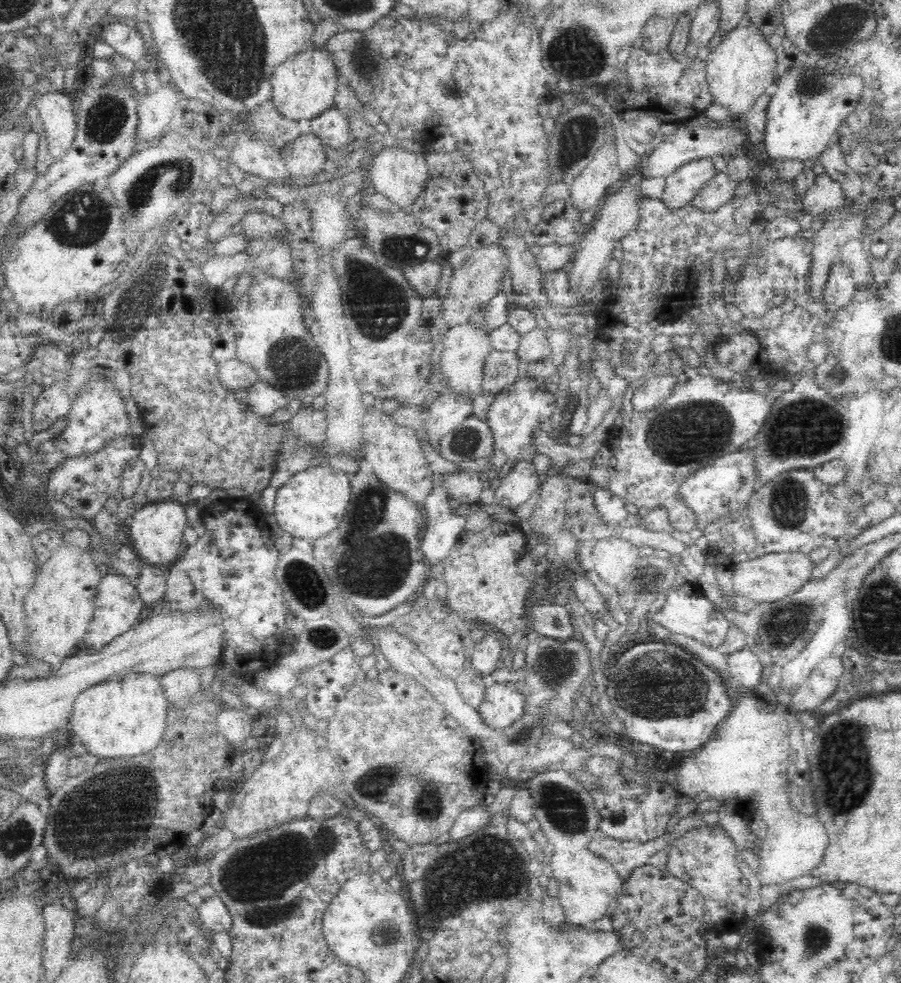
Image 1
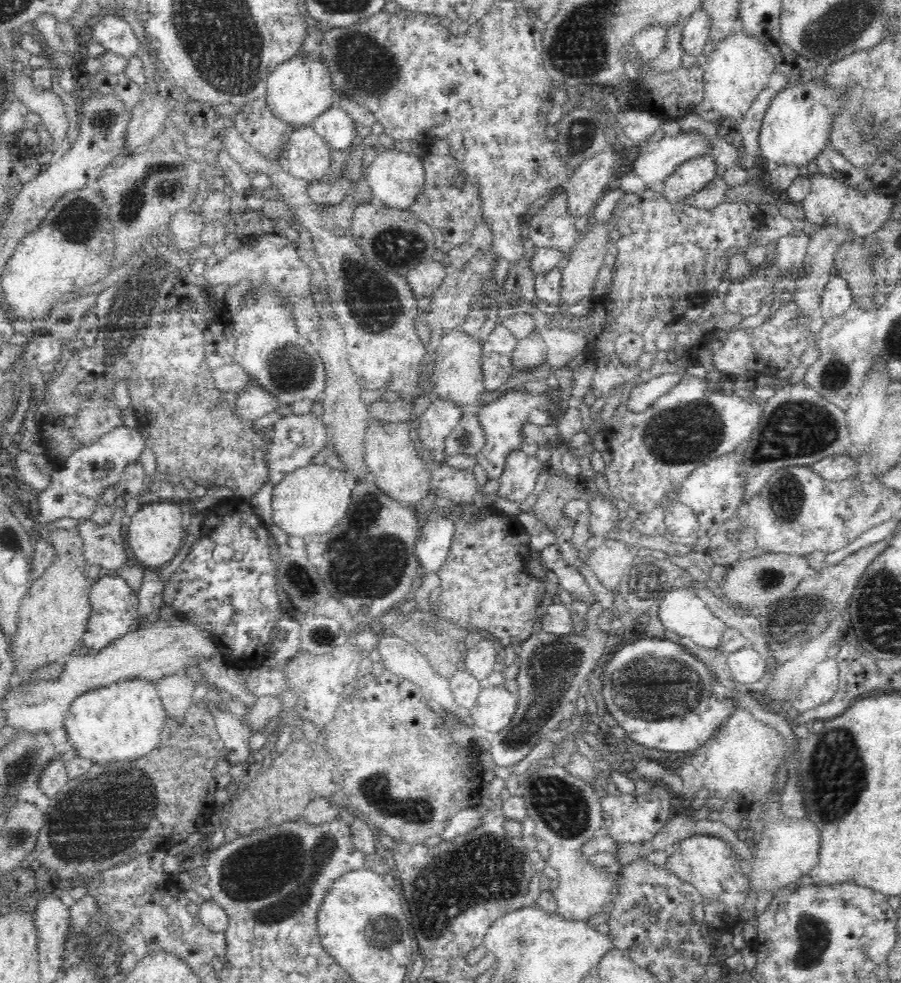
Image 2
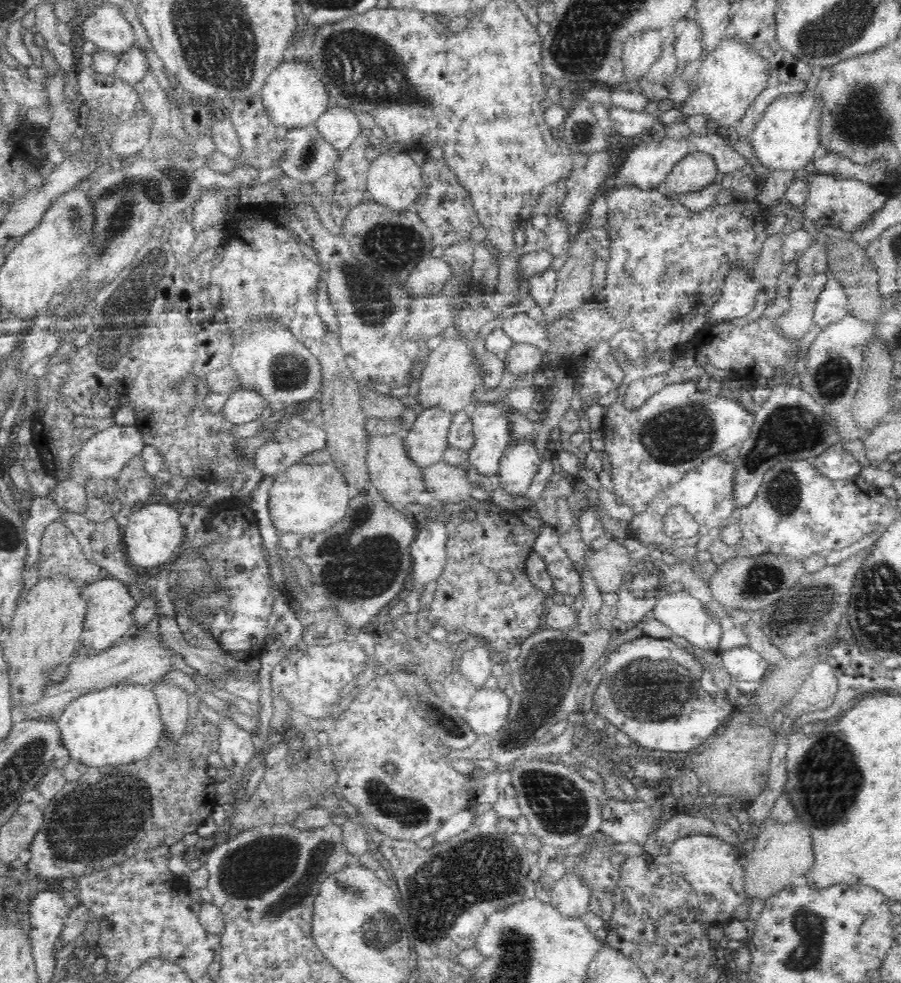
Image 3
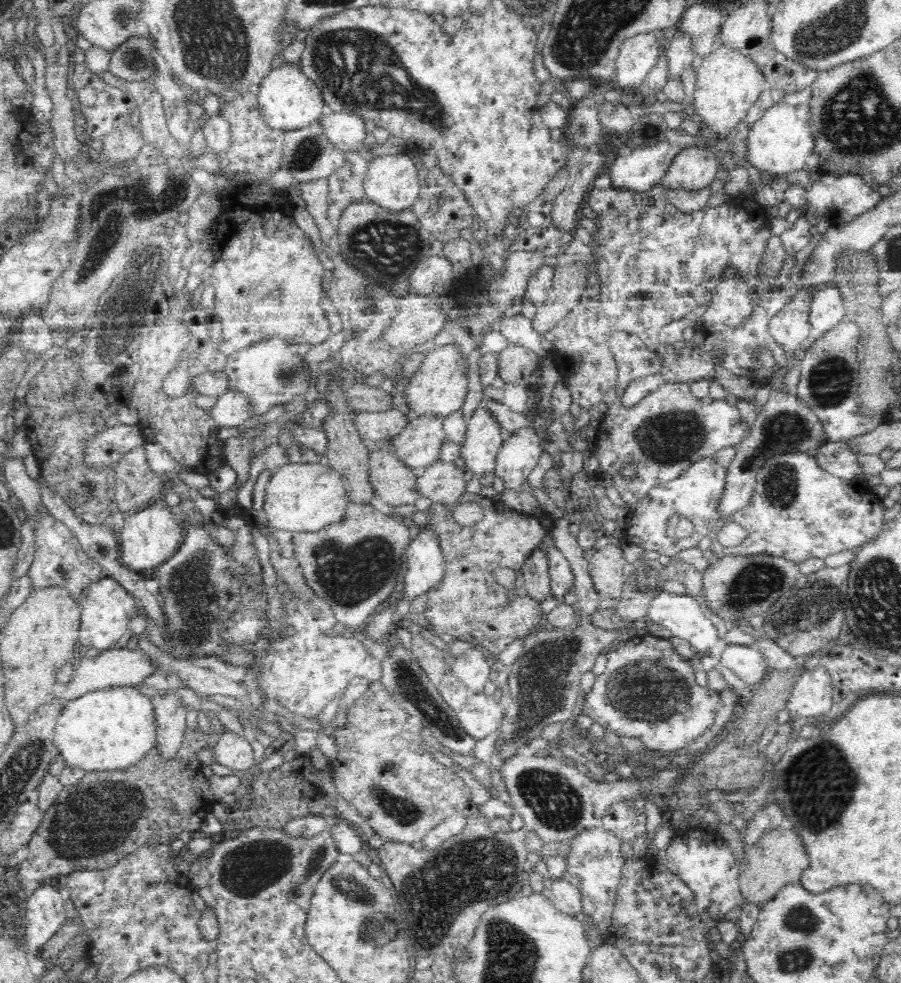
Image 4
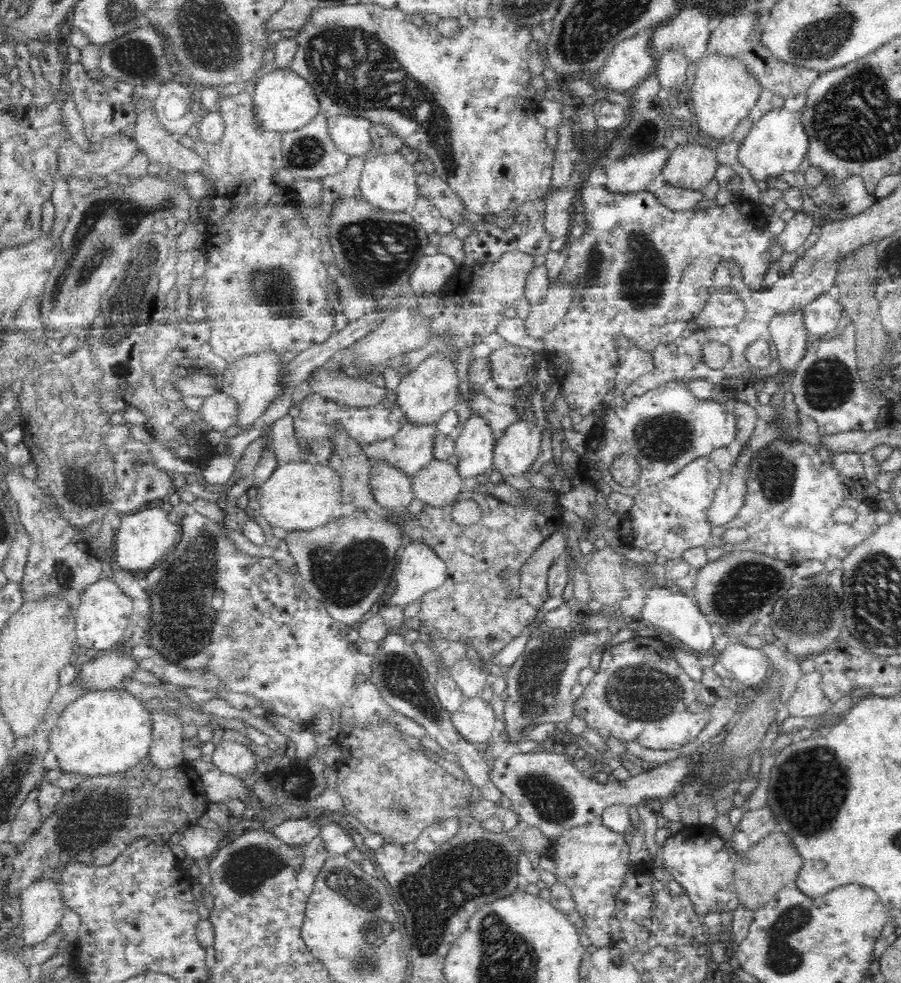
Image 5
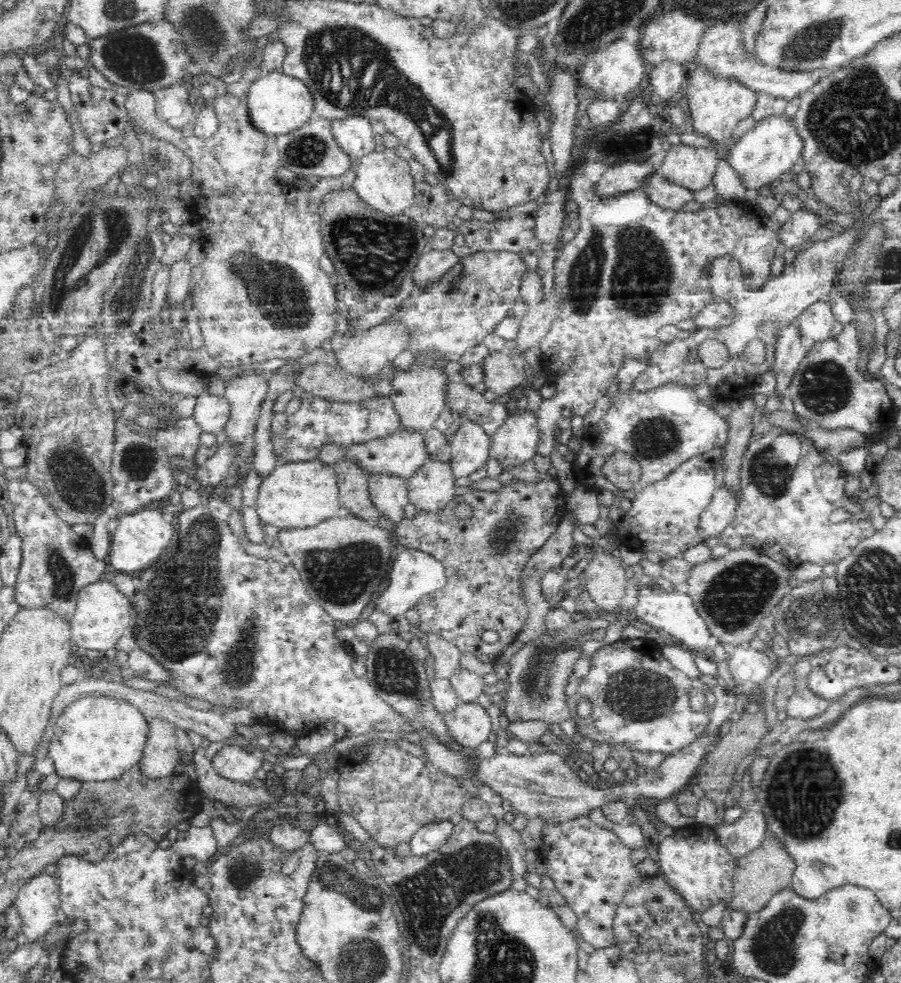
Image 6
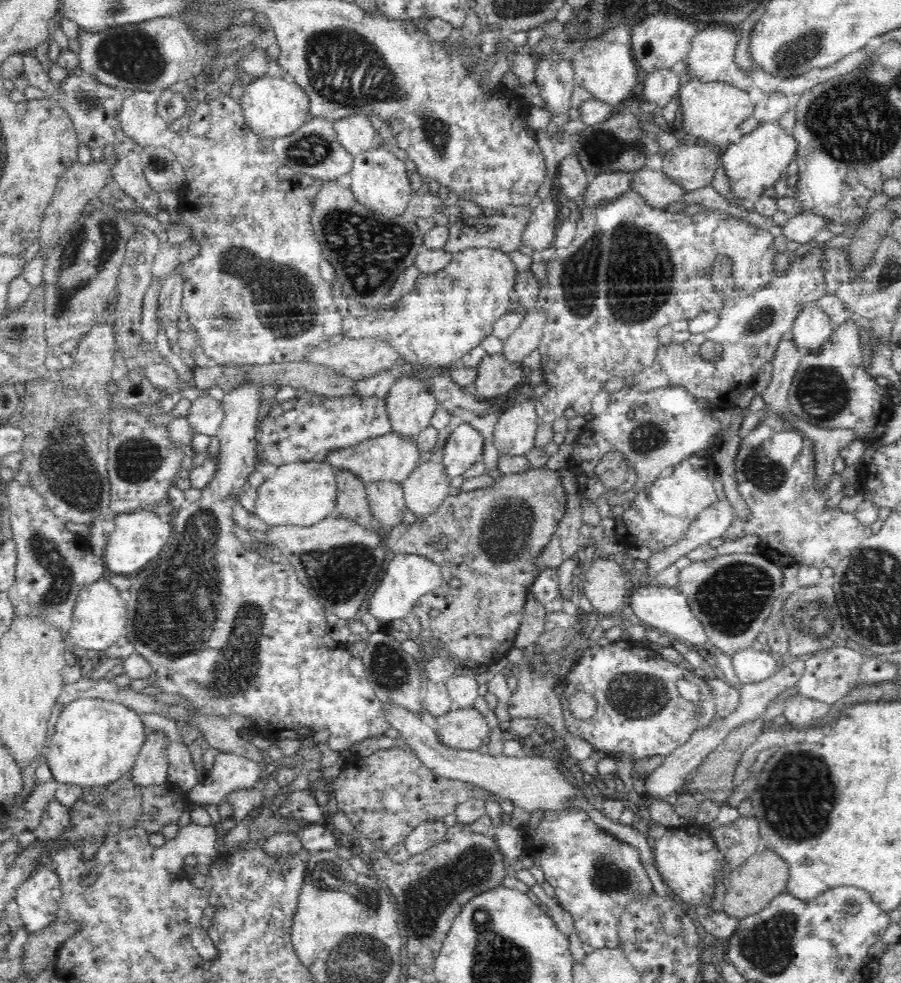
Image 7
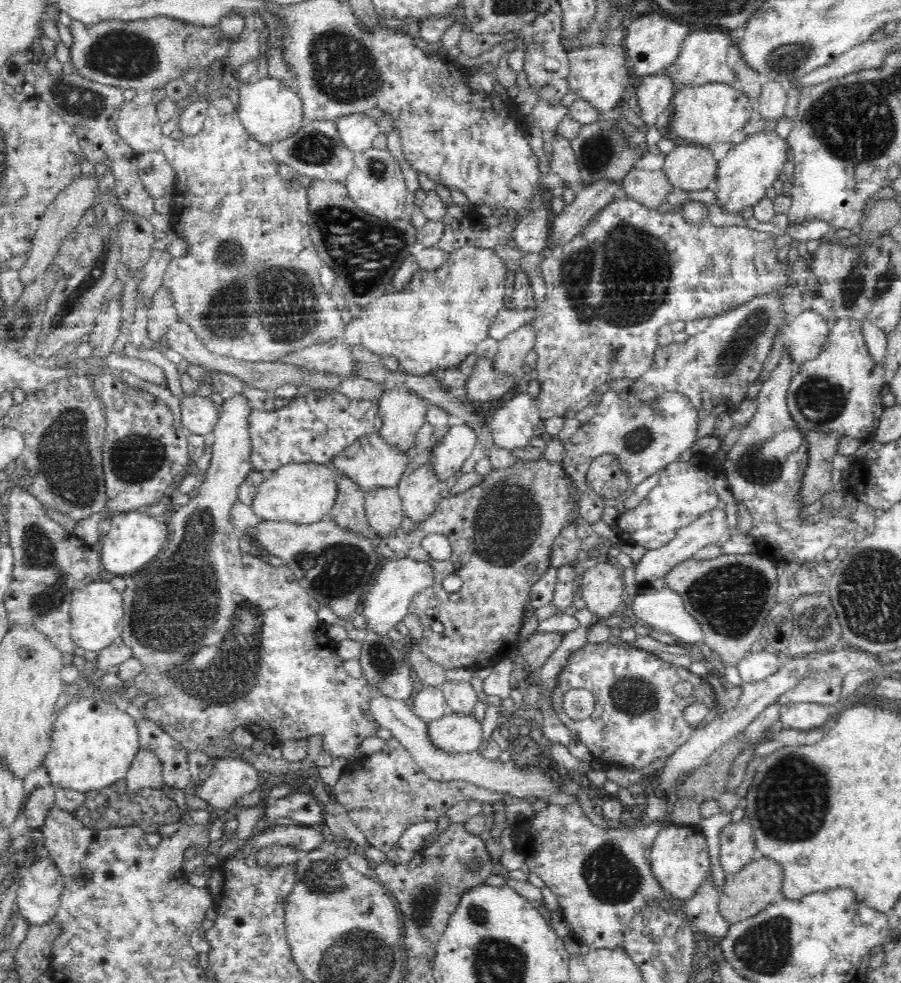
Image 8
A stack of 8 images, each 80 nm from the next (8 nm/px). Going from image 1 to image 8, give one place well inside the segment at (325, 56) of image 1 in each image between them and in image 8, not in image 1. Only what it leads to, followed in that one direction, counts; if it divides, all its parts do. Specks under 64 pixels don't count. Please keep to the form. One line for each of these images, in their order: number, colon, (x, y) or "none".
2: (299, 90)
3: (295, 96)
4: (289, 99)
5: (284, 101)
6: (279, 103)
7: (274, 106)
8: (270, 109)

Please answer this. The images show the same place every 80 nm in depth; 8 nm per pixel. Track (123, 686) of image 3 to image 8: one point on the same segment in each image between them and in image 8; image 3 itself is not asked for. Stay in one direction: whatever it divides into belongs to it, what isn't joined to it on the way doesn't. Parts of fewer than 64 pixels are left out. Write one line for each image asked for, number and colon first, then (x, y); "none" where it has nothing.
4: (114, 728)
5: (104, 732)
6: (99, 737)
7: (96, 741)
8: (94, 742)

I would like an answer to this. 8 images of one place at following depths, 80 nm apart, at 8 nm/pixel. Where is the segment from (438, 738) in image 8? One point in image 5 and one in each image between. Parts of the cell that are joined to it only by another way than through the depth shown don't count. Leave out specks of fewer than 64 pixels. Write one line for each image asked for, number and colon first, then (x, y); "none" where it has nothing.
5: (475, 719)
6: (469, 724)
7: (467, 729)

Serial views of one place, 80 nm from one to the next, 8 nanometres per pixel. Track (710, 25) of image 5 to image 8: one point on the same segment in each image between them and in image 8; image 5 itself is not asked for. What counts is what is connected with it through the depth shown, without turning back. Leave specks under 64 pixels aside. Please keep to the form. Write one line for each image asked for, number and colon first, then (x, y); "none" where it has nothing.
6: (676, 36)
7: (660, 41)
8: (653, 44)

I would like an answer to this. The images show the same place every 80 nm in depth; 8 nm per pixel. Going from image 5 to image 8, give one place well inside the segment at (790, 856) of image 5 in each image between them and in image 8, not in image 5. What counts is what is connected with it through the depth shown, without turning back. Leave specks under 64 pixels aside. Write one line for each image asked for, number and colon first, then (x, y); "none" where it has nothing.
6: (769, 868)
7: (754, 882)
8: (758, 883)

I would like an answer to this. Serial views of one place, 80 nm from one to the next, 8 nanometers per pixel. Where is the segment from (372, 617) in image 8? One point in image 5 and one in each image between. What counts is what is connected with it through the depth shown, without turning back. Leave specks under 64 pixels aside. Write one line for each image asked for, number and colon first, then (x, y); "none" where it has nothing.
5: (420, 570)
6: (415, 574)
7: (408, 577)

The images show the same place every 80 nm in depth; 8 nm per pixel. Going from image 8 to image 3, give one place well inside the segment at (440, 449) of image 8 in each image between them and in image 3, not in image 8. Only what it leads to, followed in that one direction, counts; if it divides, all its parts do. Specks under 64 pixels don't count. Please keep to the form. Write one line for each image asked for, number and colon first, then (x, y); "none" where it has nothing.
3: (492, 423)
4: (484, 439)
5: (474, 448)
6: (470, 446)
7: (465, 445)

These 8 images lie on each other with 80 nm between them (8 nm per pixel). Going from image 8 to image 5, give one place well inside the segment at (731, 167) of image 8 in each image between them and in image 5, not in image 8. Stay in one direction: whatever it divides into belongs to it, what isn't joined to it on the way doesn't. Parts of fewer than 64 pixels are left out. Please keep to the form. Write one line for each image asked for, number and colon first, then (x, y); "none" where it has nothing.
5: (777, 143)
6: (760, 157)
7: (757, 162)

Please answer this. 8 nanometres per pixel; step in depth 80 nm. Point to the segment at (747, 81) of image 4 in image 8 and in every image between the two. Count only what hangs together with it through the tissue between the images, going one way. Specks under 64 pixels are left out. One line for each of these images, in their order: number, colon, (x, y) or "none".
5: (724, 91)
6: (716, 104)
7: (710, 110)
8: (709, 114)

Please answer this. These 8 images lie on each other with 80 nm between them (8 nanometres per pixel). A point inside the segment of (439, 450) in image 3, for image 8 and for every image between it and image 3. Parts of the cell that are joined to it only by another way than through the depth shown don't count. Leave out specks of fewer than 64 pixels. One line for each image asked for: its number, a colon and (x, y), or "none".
4: (419, 445)
5: (413, 447)
6: (403, 452)
7: (390, 457)
8: (372, 460)

